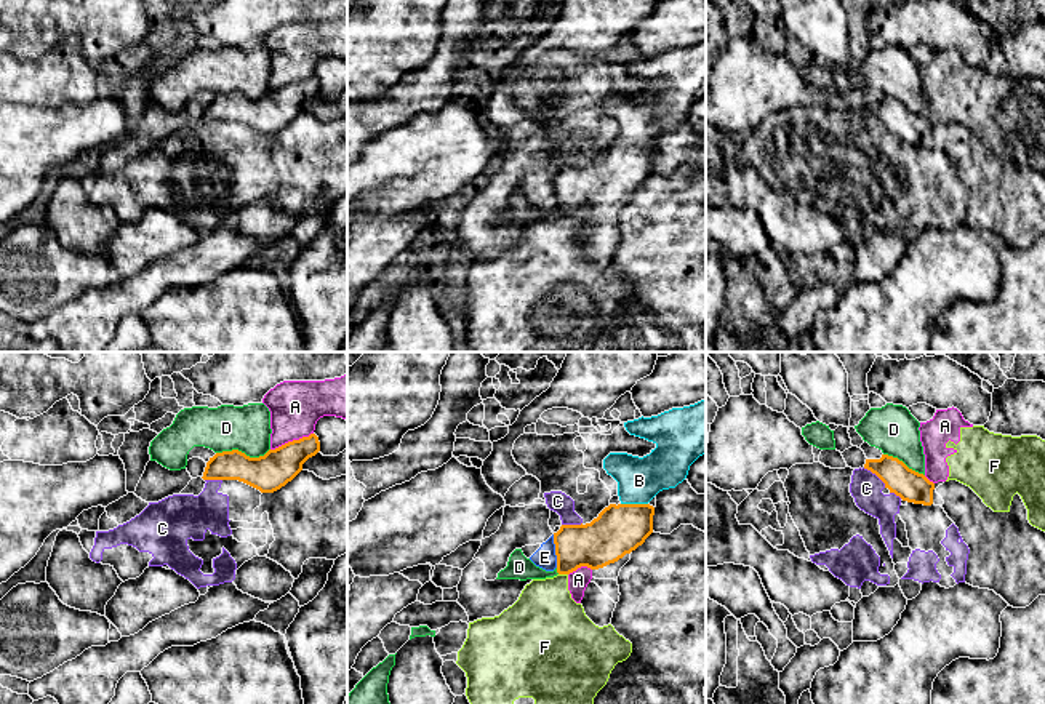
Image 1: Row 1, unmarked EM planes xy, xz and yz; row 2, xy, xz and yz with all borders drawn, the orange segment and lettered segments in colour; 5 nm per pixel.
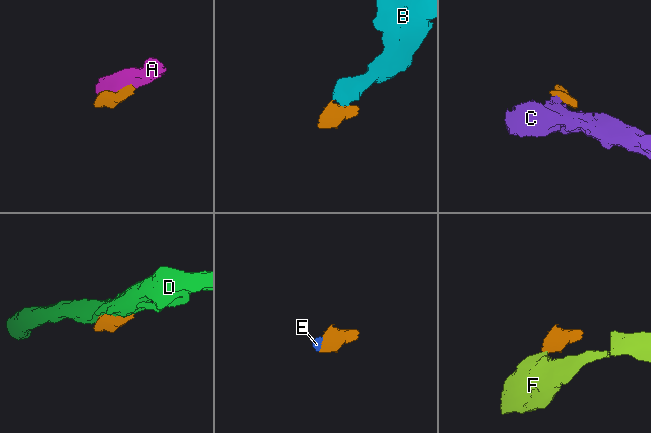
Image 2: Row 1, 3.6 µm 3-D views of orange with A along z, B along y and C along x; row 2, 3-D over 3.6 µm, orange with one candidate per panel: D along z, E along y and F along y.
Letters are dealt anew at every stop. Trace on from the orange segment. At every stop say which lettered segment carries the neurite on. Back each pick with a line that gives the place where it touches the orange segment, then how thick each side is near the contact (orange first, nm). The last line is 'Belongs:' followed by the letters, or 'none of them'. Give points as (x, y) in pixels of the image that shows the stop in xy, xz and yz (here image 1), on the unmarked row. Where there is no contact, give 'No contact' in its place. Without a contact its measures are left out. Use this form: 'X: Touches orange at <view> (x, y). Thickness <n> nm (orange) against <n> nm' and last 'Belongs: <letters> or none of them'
B: Touches orange at xz (634, 146). Thickness 260 nm (orange) against 220 nm
Belongs: B

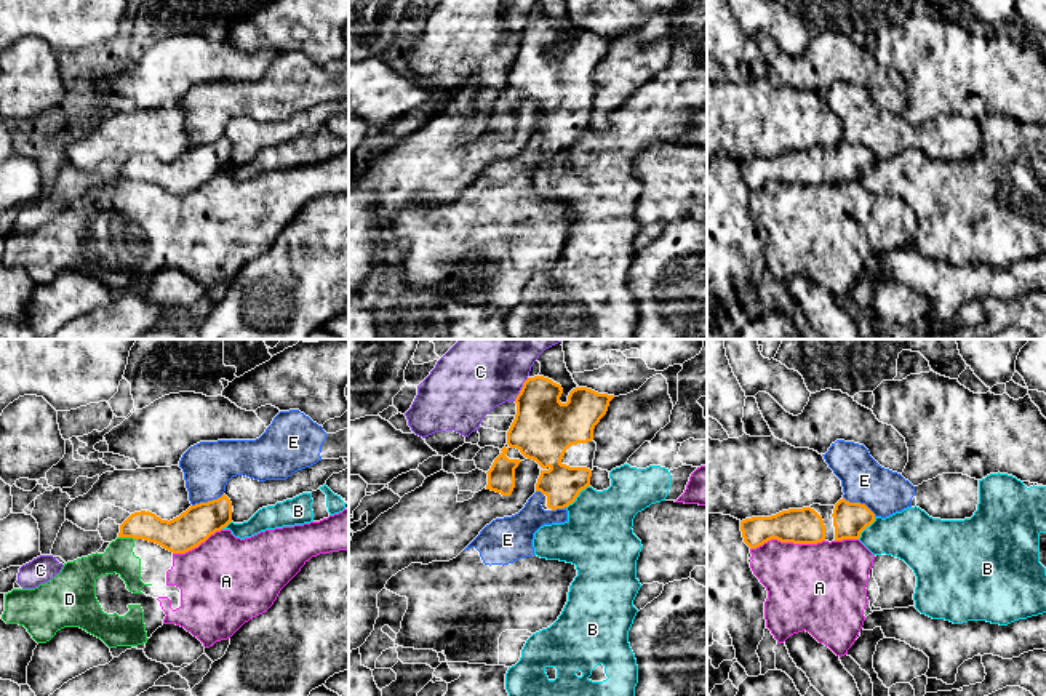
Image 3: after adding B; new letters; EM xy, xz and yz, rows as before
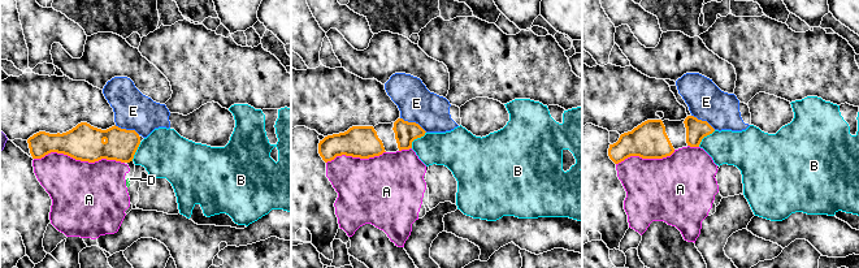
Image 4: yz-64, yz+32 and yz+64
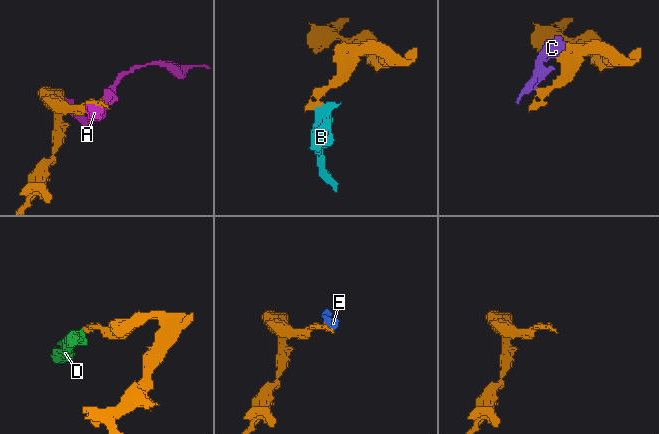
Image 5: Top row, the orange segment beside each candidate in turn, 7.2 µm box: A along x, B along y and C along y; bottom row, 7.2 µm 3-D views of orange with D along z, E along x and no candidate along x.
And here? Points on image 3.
Belongs: none of them

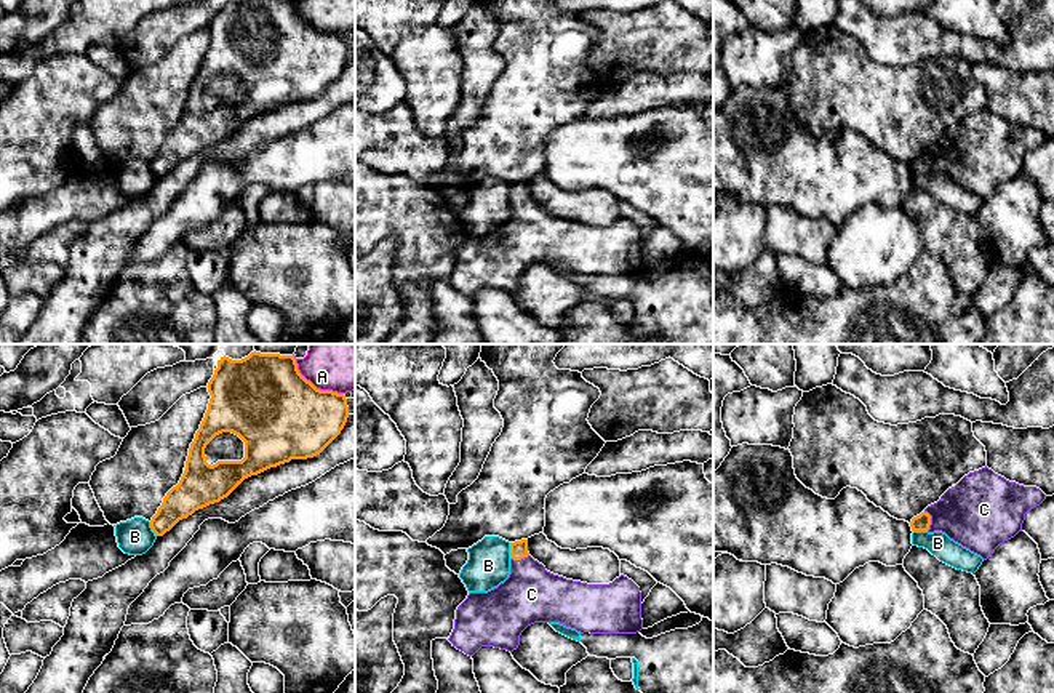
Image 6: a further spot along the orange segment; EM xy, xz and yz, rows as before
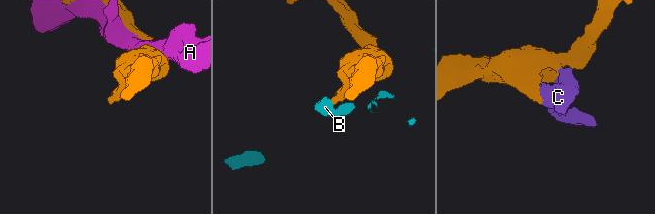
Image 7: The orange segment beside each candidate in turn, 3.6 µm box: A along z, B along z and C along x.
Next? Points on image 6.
C: Touches orange at yz (930, 162). Thickness 90 nm (orange) against 360 nm
Belongs: C

